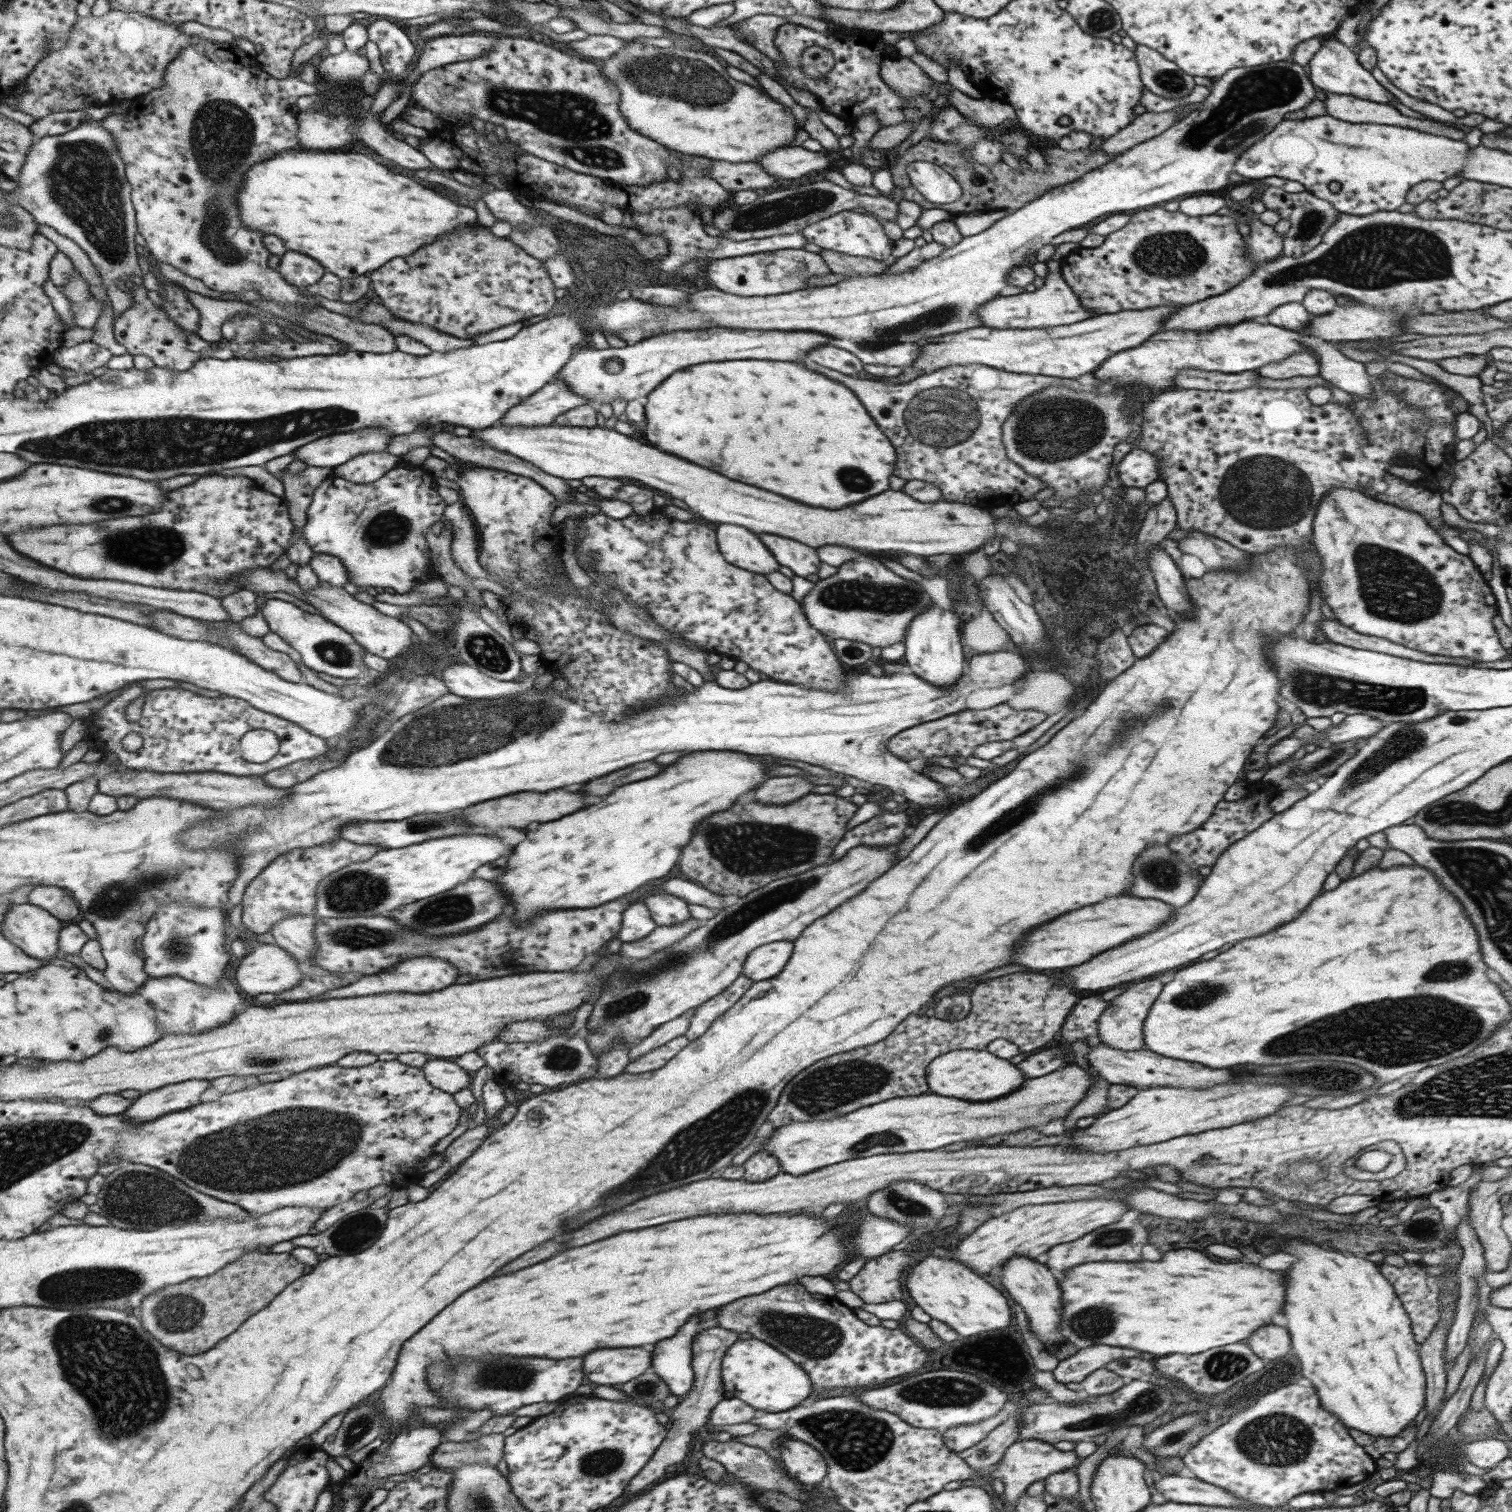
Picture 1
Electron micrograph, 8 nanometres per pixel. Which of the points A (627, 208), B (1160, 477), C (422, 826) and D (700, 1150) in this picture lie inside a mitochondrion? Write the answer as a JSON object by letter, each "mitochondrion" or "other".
{"A":"other","B":"other","C":"mitochondrion","D":"mitochondrion"}

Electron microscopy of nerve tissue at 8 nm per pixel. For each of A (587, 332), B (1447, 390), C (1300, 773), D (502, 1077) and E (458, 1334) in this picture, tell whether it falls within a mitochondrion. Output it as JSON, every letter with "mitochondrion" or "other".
{"A":"other","B":"other","C":"mitochondrion","D":"other","E":"other"}

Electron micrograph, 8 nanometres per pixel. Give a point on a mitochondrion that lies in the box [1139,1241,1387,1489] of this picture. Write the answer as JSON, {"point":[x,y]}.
{"point":[1278,1439]}

